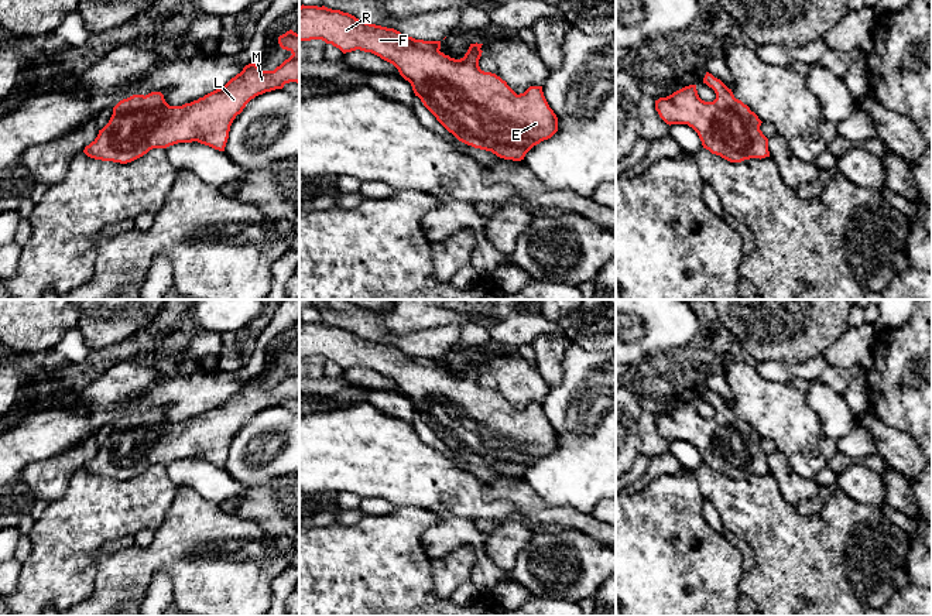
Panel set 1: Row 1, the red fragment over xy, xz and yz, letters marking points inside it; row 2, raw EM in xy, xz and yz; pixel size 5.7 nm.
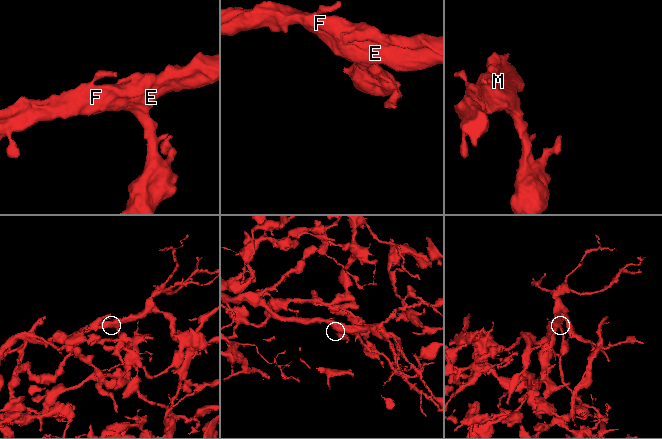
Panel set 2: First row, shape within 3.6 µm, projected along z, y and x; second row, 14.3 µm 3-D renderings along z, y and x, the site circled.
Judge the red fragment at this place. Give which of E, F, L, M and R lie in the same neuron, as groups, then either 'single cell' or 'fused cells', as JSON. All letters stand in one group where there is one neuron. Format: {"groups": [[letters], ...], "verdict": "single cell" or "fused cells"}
{"groups": [["E", "F", "L", "M", "R"]], "verdict": "single cell"}

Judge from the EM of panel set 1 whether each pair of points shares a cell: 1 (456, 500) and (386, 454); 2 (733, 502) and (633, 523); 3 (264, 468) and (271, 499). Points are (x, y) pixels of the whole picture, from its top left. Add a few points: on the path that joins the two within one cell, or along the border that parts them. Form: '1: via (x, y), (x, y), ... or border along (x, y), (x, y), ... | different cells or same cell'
1: via (439, 485), (403, 471) | same cell
2: border along (689, 471), (699, 493), (705, 499) | different cells
3: border along (284, 474), (261, 483), (245, 486) | different cells

